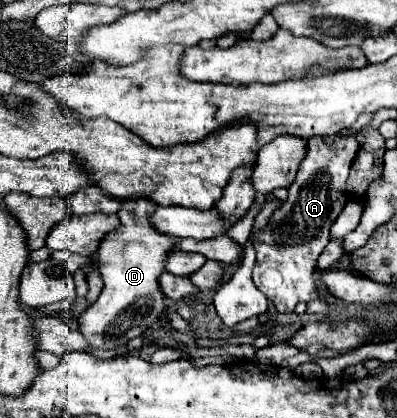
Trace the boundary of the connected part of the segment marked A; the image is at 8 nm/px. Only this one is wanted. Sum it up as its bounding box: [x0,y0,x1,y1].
[252,134,360,314]

